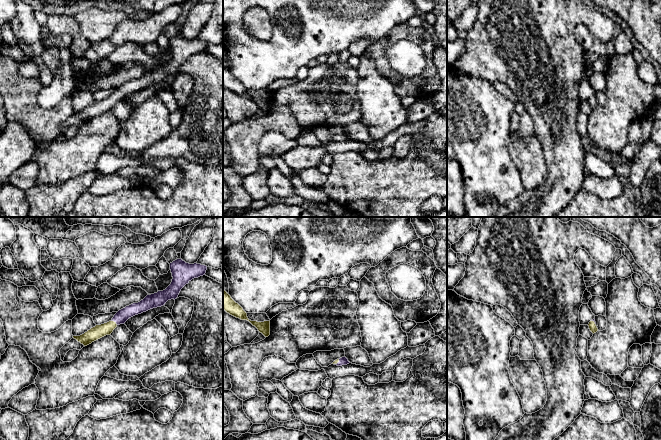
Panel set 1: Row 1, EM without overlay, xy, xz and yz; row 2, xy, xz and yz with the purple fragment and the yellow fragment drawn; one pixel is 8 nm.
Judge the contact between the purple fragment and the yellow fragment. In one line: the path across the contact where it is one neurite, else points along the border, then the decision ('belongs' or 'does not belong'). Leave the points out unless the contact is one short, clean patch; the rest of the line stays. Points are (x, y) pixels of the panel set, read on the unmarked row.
belongs

